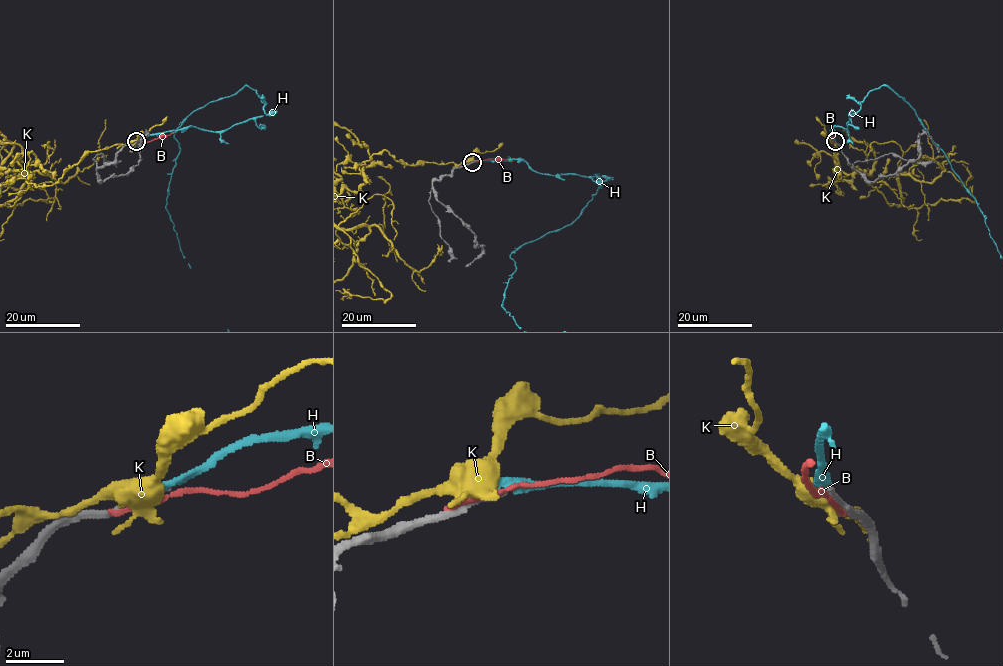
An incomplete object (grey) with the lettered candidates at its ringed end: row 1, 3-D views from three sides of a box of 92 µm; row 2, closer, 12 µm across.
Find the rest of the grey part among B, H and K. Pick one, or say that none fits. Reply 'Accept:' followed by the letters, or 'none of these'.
Accept: H

